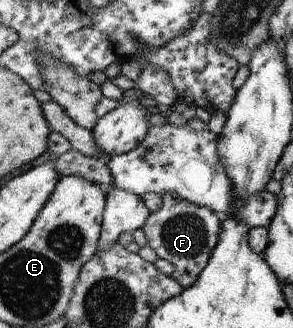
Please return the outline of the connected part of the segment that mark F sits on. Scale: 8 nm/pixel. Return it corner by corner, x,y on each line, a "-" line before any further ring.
164,193
162,203
158,211
150,213
142,231
156,255
174,265
172,277
185,289
197,283
198,276
212,259
213,249
221,237
222,216
208,207
192,205
174,193

